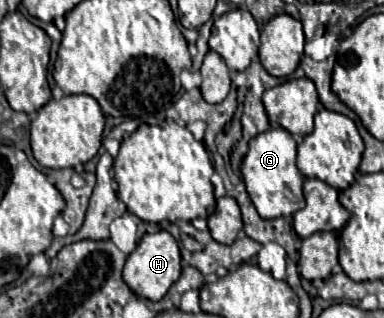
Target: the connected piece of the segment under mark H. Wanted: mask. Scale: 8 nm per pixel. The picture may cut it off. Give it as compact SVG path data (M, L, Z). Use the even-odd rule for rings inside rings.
M159 231L155 235L145 235L137 249L127 257L127 263L123 267L123 279L129 285L129 289L149 301L159 301L169 291L169 287L179 279L181 275L181 255L177 241L171 233Z

